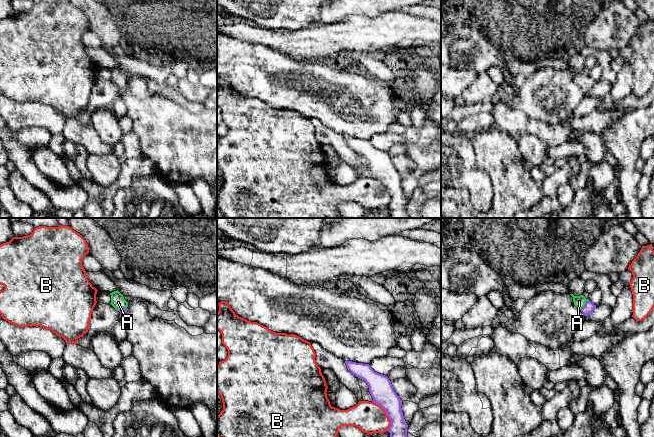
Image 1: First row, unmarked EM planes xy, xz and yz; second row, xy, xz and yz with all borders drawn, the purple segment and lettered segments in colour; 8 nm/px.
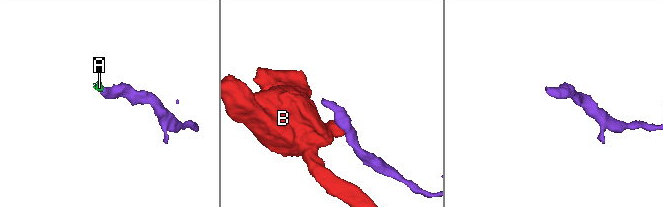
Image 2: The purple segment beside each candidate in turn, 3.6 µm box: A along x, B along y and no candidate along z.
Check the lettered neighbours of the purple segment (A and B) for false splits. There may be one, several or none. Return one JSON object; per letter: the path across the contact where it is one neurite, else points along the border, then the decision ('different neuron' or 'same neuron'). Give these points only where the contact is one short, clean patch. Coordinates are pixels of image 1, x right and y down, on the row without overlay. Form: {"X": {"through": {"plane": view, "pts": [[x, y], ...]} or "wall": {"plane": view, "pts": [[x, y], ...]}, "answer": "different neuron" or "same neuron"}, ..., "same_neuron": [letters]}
{"A": {"through": {"plane": "yz", "pts": [[589, 83], [585, 80], [579, 77]]}, "answer": "same neuron"}, "B": {"wall": {"plane": "xz", "pts": [[372, 177], [377, 179], [388, 193], [390, 197], [388, 206]]}, "answer": "different neuron"}, "same_neuron": ["A"]}

